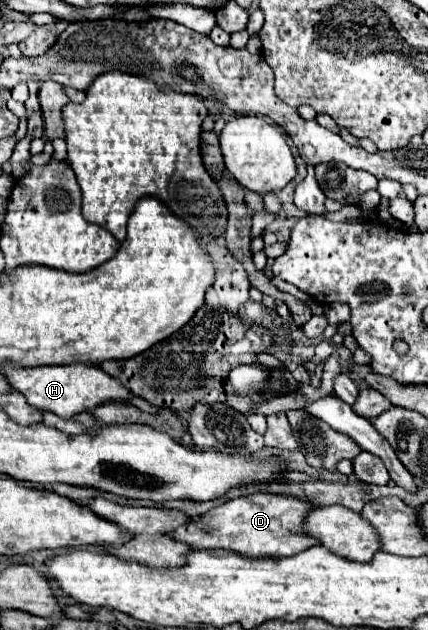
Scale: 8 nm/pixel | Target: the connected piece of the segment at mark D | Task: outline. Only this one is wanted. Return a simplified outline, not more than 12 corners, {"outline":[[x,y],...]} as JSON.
{"outline":[[259,492],[227,500],[169,536],[193,550],[293,556],[311,506]]}

